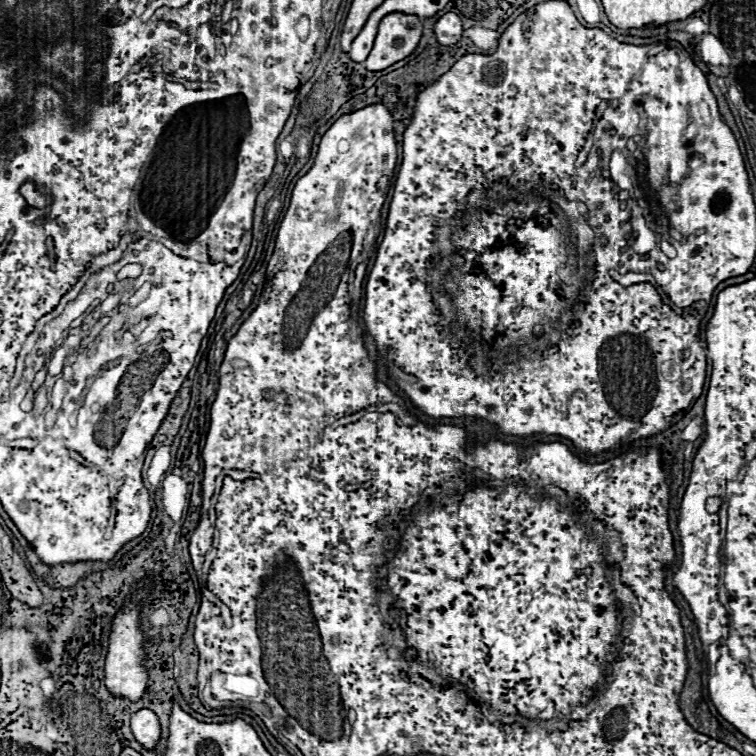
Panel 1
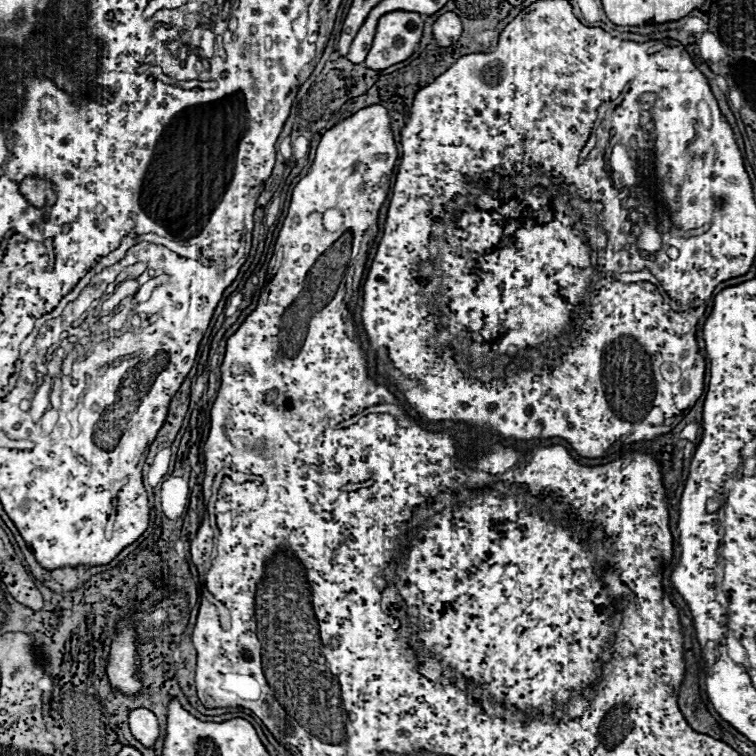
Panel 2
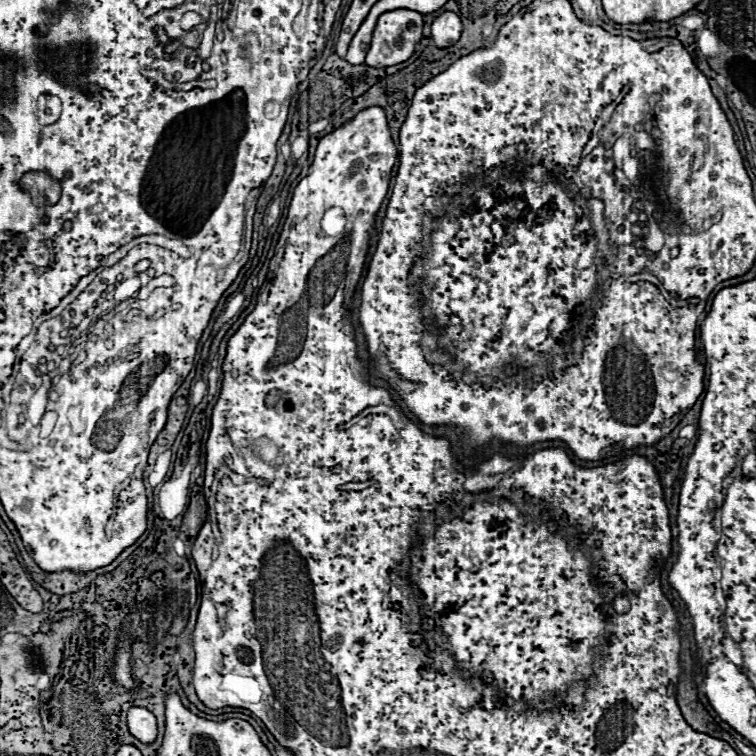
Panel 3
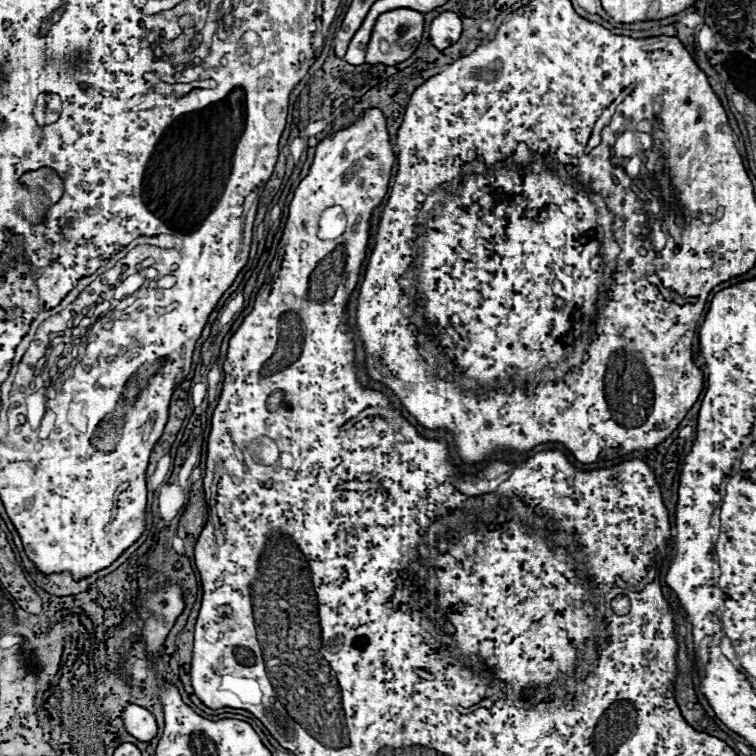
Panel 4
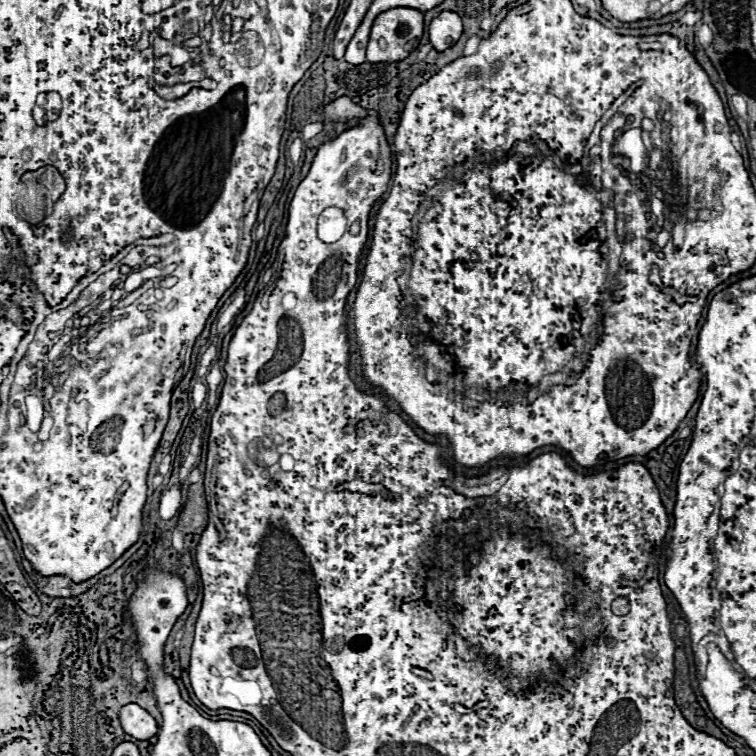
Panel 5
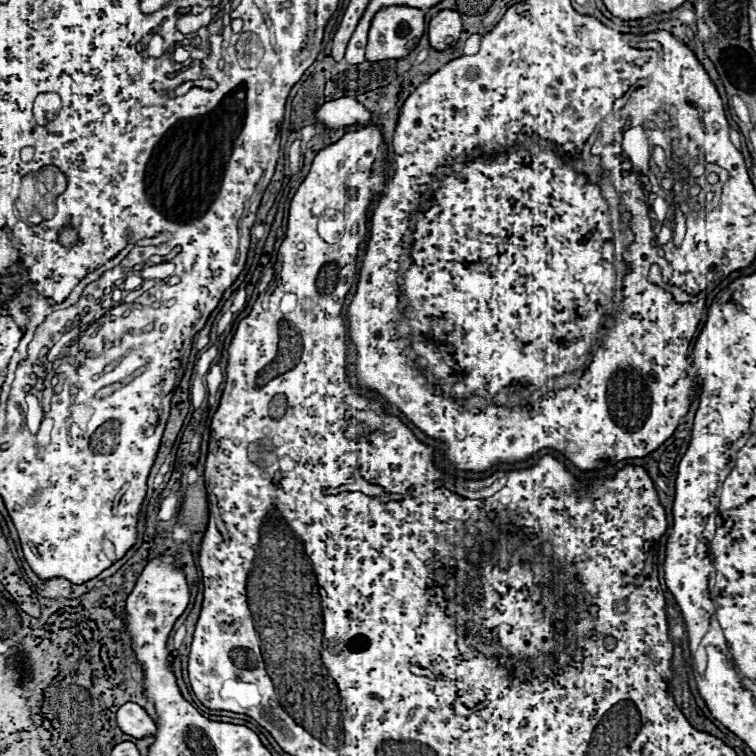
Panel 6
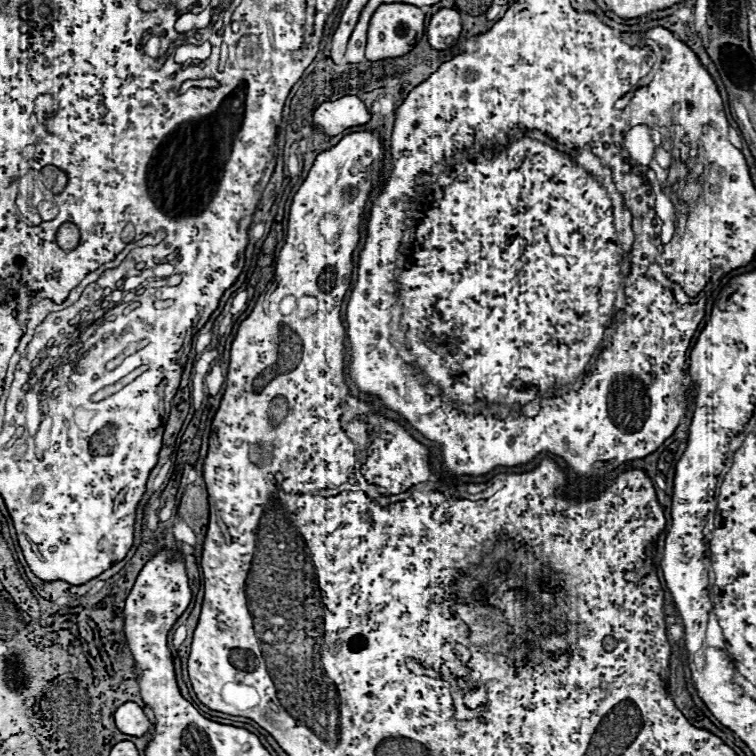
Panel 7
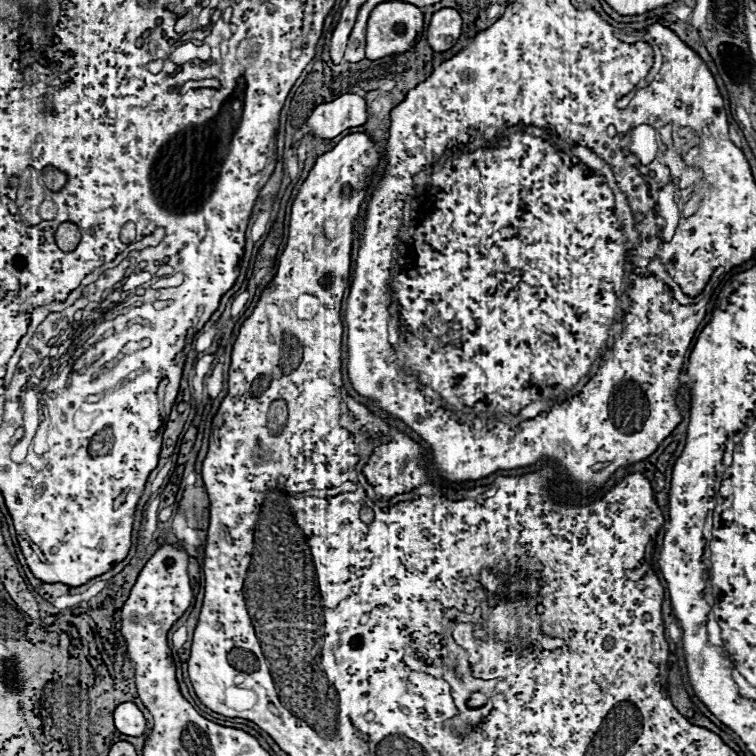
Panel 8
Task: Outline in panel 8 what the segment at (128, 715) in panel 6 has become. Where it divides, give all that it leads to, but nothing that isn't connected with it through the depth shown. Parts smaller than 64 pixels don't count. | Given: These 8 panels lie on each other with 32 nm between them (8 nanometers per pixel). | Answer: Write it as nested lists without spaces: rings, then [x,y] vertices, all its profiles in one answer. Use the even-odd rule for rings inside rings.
[[[124,702],[114,710],[116,728],[126,736],[142,736],[148,728],[148,722],[140,708],[134,702]]]

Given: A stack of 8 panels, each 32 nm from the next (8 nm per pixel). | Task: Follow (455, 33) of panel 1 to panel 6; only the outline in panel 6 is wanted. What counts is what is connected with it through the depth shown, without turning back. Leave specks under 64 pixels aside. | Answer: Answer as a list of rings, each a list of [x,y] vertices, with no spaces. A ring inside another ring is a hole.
[[[454,10],[438,12],[438,16],[434,16],[428,26],[430,44],[436,50],[450,48],[460,38],[460,34],[462,34],[462,20],[460,14]]]

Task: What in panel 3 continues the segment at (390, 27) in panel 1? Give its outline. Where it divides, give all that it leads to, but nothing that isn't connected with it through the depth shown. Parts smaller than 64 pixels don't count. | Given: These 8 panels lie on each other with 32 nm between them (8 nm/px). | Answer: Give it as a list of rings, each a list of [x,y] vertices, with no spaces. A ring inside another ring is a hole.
[[[392,10],[378,18],[366,66],[388,68],[408,60],[422,38],[422,14],[412,10]]]

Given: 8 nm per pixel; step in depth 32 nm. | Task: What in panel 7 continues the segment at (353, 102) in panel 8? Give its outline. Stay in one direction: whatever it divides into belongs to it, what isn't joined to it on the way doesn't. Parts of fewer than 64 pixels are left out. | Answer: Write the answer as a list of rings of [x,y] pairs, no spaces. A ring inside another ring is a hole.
[[[342,96],[334,102],[324,102],[316,108],[316,118],[320,118],[320,128],[324,134],[338,134],[350,126],[366,124],[366,116],[370,118],[366,106],[358,96]]]

